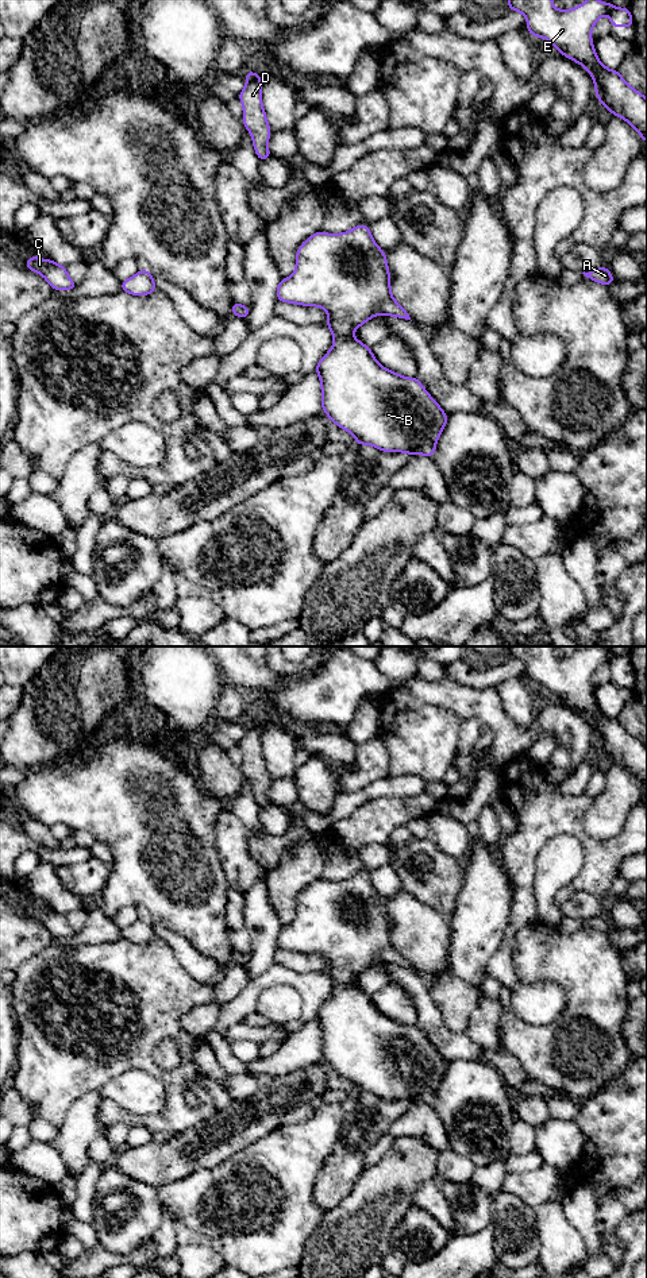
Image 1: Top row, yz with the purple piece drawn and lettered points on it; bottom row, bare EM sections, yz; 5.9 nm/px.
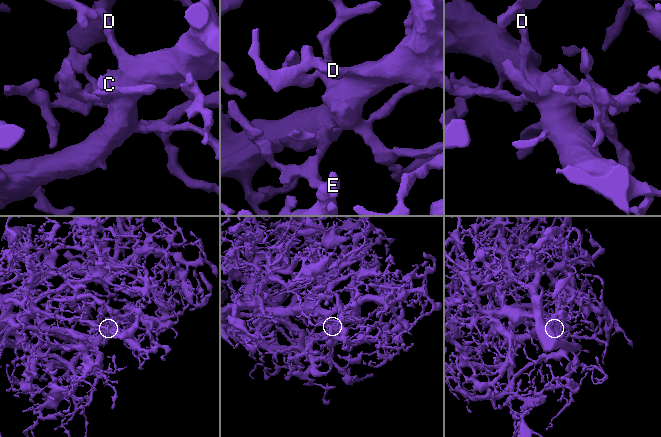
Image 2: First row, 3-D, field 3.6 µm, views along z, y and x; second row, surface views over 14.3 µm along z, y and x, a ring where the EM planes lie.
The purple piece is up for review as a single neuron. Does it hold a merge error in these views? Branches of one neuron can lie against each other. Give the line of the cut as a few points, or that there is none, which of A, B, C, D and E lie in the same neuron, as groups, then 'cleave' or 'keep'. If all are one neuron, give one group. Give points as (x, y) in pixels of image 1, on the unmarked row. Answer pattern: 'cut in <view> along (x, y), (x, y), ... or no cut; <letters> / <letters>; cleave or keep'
no cut; A B C D E; keep

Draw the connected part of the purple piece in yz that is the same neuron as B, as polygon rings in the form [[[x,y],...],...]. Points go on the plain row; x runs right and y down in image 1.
[[[369,873],[358,874],[343,881],[317,879],[309,884],[296,901],[296,916],[289,926],[282,926],[277,934],[277,947],[305,954],[319,954],[328,961],[326,972],[334,984],[332,996],[320,1007],[315,1019],[321,1032],[323,1059],[339,1076],[350,1080],[358,1093],[369,1092],[384,1100],[405,1100],[432,1105],[438,1086],[447,1072],[447,1062],[425,1039],[420,1028],[405,1026],[381,1013],[373,1004],[371,996],[353,984],[363,970],[377,962],[411,968],[407,958],[392,945],[390,922],[385,899],[374,889]]]

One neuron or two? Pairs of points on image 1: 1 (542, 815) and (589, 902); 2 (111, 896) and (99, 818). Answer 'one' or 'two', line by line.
1: two
2: one

